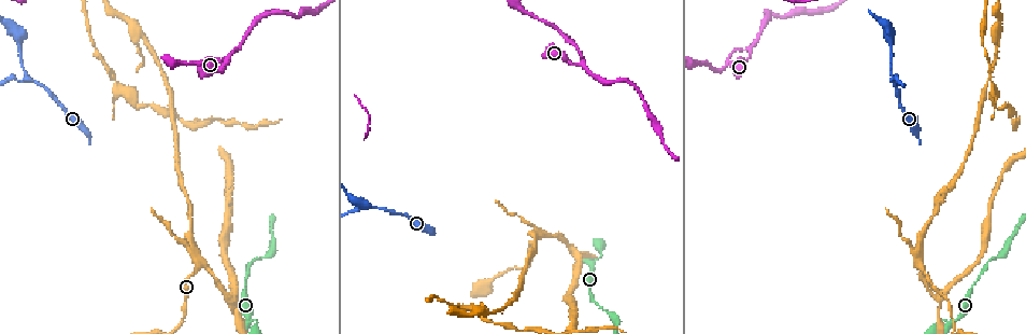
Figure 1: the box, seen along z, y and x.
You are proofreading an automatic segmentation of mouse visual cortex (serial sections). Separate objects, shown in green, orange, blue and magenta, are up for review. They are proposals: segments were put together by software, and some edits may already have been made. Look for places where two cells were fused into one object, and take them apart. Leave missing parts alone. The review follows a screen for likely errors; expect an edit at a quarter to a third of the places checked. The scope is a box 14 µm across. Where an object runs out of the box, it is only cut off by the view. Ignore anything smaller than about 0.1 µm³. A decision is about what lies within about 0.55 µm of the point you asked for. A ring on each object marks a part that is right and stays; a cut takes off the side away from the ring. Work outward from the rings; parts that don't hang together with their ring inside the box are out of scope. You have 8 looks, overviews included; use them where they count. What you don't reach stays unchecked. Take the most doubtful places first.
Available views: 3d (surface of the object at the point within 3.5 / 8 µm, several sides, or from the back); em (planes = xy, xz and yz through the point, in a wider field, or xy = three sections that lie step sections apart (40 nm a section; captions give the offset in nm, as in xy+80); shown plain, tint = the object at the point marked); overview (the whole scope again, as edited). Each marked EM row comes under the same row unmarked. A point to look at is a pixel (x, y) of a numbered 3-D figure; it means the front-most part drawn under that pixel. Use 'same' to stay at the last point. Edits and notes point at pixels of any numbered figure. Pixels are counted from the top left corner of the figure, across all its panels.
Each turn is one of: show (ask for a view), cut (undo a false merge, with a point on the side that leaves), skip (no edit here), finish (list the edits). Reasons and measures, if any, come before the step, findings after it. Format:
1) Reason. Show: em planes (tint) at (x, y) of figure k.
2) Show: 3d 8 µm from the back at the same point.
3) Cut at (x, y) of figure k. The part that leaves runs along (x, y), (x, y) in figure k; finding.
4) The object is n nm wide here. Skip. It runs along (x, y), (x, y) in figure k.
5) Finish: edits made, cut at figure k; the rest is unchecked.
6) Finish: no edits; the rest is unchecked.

Side arm on a straight run. Show: 3d 3.5 µm from the back at (239, 50) of figure 1.

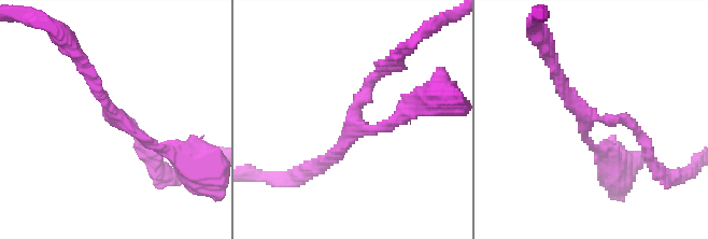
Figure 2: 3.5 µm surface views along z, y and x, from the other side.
3 arms meet here; the arms are 150, 200, 200 nm wide. Show: em planes (tint) at (118, 117) of figure 2.

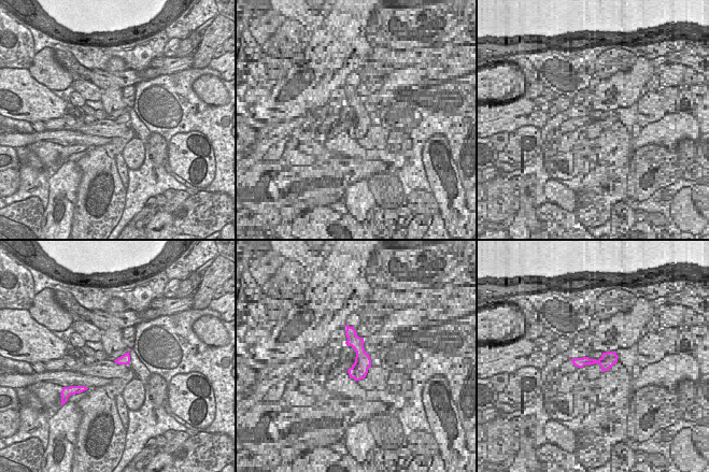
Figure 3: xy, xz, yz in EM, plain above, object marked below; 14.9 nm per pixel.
Skip. It runs along (174, 153), (141, 140), (85, 64) in figure 2; continuous, no second cell.

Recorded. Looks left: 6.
Three arms meet. Show: 3d 3.5 µm at (374, 207) of figure 1.

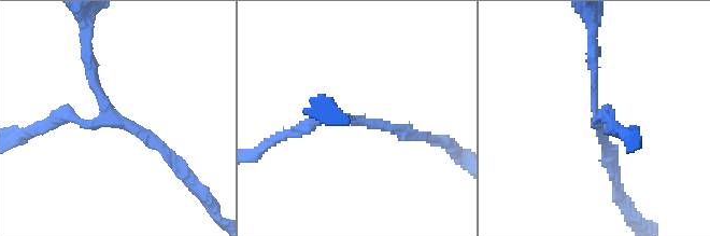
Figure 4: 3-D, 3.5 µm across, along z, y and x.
3 arms meet here; the arms are 150, 150, 150 nm wide; shape alone is not enough. Show: em xy step 1 (tint) at (114, 119) of figure 4.

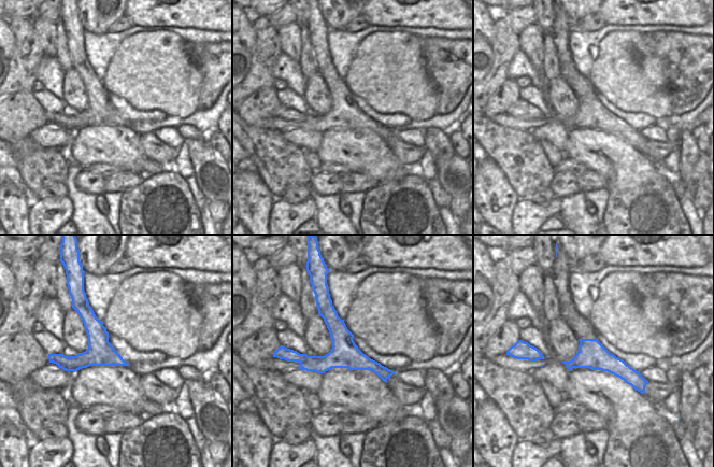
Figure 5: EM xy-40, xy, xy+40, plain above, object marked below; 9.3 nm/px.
Cut at (306, 130) of figure 4. A second cell is stuck on.

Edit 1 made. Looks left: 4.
Show: 3d 3.5 µm at (922, 264) of figure 1.

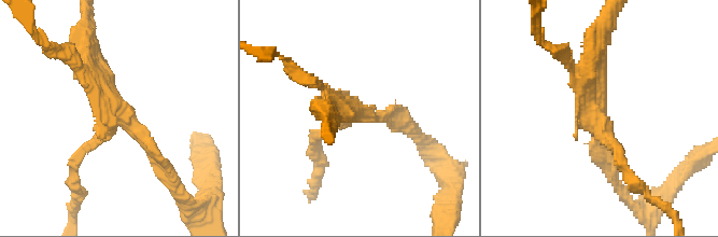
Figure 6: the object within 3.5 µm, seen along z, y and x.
Show: em xy step 2 (tint) at (110, 114) of figure 6.

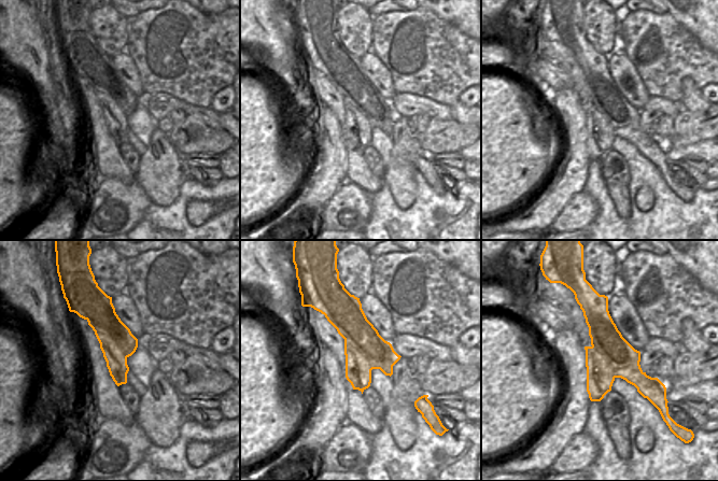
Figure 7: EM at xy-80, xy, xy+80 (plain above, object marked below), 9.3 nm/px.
Cut at (594, 36) of figure 6. The part that leaves runs along (592, 99), (590, 63), (604, 26) in figure 6; a second cell is stuck on.

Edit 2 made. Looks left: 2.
Finish: edits made, cut at figure 4, cut at figure 6; the rest is unchecked.

